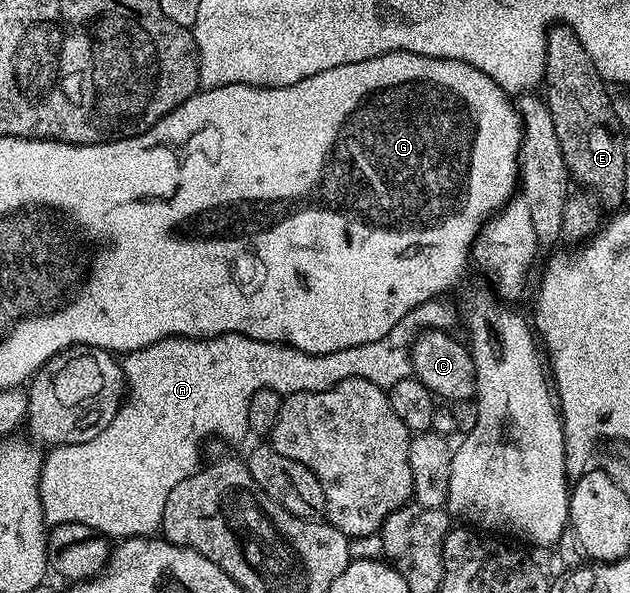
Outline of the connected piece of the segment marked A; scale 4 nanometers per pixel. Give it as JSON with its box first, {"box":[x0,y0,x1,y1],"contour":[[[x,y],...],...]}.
{"box":[39,298,454,538],"contour":[[[433,298],[429,302],[409,310],[409,314],[405,314],[403,321],[397,326],[393,326],[393,330],[389,330],[389,334],[385,338],[377,338],[377,342],[365,342],[365,346],[353,346],[349,350],[337,350],[333,354],[305,354],[301,350],[289,347],[288,344],[274,344],[264,340],[254,340],[241,332],[227,332],[224,336],[208,336],[206,340],[191,340],[188,336],[171,336],[168,340],[151,344],[147,348],[142,348],[136,352],[128,352],[121,360],[125,381],[125,399],[120,404],[119,413],[113,418],[113,422],[109,422],[109,426],[105,426],[105,430],[101,430],[101,434],[97,434],[97,438],[89,438],[89,442],[81,442],[80,444],[60,444],[52,447],[48,451],[51,453],[42,459],[39,469],[39,493],[41,494],[44,521],[51,526],[56,524],[84,524],[90,528],[97,529],[108,538],[151,536],[158,533],[163,522],[163,511],[165,510],[165,502],[169,498],[169,494],[181,481],[189,478],[193,473],[199,471],[201,467],[199,447],[202,446],[203,439],[206,436],[220,436],[223,440],[235,440],[238,438],[239,432],[246,433],[248,431],[249,398],[253,398],[253,394],[257,394],[257,390],[273,388],[280,394],[290,393],[292,388],[296,392],[320,392],[321,390],[329,390],[333,386],[337,386],[337,382],[348,380],[354,376],[365,378],[369,382],[389,390],[397,382],[404,380],[406,376],[412,375],[412,344],[419,334],[427,329],[451,330],[454,329],[454,324],[454,306],[447,301],[447,298]]]}

